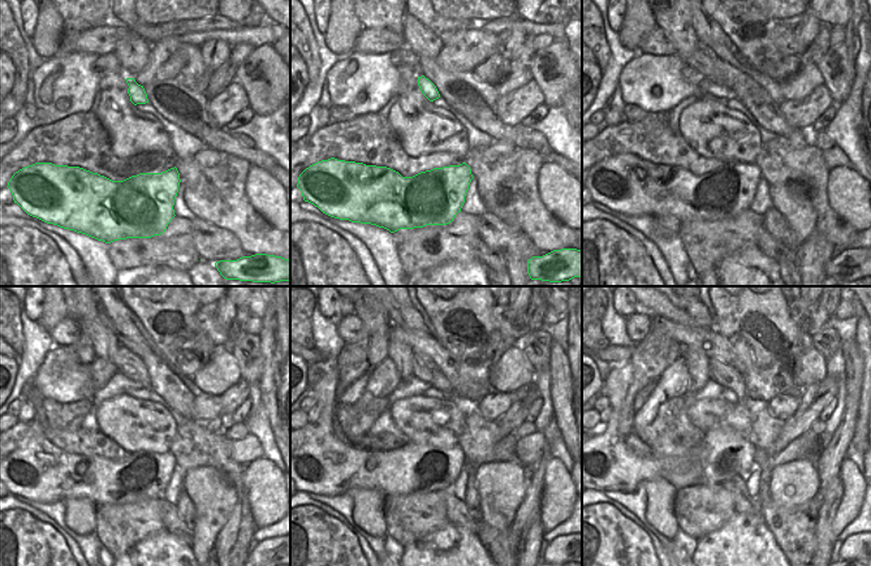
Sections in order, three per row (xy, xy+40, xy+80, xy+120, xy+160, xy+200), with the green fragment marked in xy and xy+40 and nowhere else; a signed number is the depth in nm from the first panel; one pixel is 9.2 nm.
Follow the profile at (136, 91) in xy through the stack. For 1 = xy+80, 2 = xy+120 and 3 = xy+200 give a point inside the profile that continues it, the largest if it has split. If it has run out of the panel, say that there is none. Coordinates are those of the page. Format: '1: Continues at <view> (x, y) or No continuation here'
1: Continues at xy+80 (719, 90)
2: Continues at xy+120 (124, 385)
3: Continues at xy+200 (711, 390)

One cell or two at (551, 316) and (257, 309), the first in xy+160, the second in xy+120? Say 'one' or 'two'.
two

